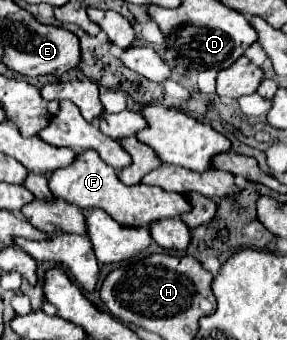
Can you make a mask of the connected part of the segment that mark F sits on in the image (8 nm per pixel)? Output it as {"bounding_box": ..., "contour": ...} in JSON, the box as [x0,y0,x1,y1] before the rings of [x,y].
{"bounding_box":[49,150,191,228],"contour":[[[83,150],[81,154],[77,154],[77,160],[71,164],[71,168],[61,168],[53,172],[53,176],[49,178],[49,188],[55,198],[75,204],[83,210],[101,208],[117,224],[131,226],[131,228],[139,228],[139,226],[149,228],[157,220],[177,218],[191,210],[189,200],[181,194],[171,194],[157,186],[145,186],[145,184],[137,184],[137,186],[121,184],[117,172],[109,164],[105,164],[101,156],[93,150]]]}

